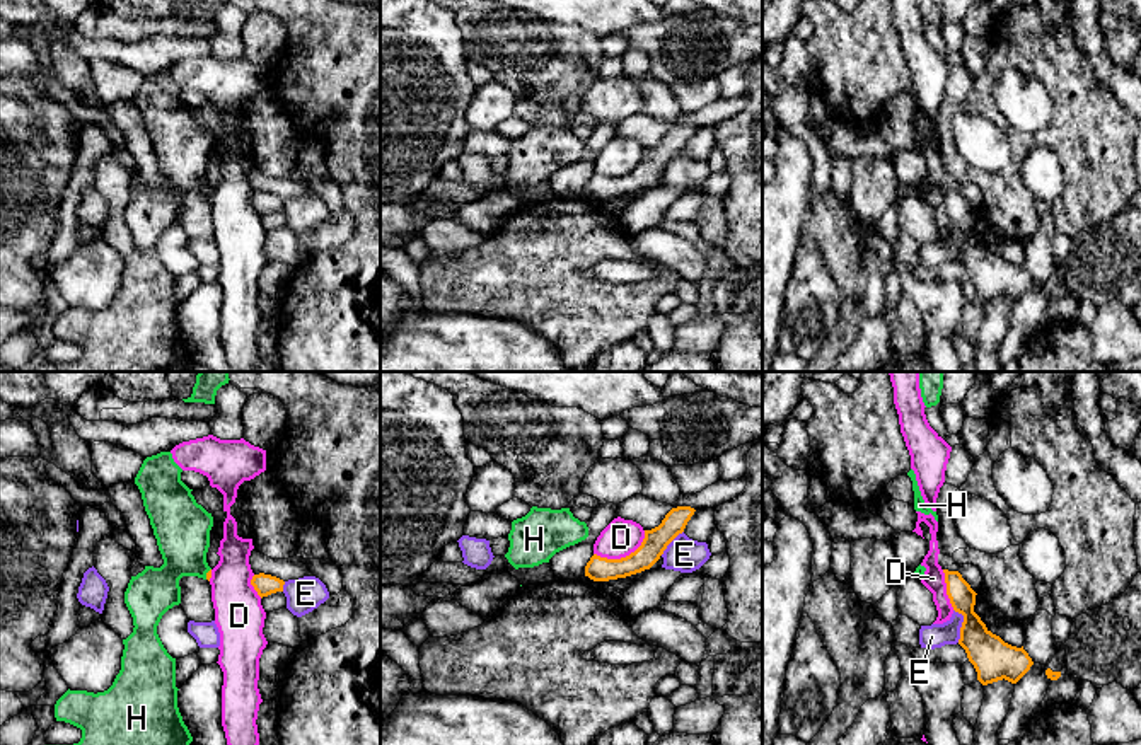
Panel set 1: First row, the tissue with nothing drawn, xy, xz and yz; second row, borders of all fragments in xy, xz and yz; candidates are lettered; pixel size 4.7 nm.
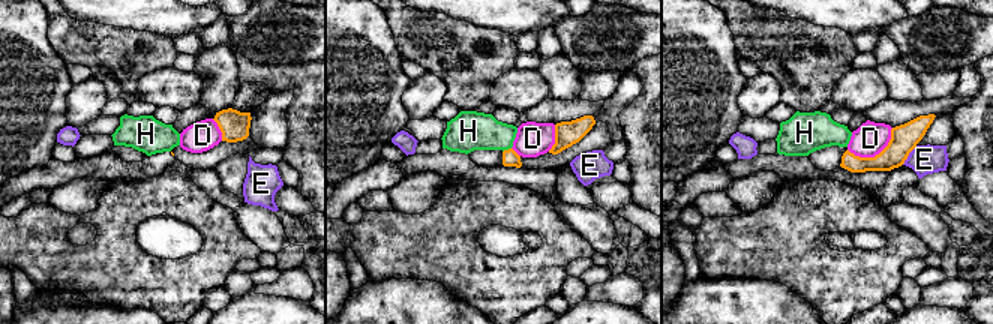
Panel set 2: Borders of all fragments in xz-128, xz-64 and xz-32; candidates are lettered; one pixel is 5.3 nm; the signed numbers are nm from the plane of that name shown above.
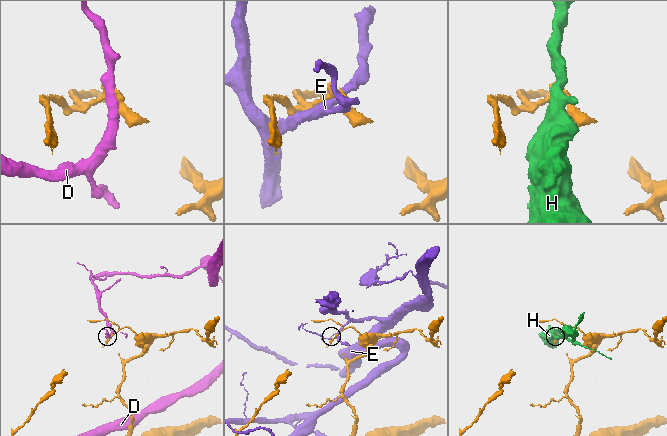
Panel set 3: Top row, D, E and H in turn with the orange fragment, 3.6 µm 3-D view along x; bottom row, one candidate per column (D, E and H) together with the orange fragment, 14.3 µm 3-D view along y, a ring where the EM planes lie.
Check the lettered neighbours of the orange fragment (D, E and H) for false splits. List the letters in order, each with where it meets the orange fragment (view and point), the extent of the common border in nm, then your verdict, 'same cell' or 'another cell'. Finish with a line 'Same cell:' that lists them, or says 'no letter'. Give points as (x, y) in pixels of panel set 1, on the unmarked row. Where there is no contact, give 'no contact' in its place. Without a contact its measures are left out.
D: contact xz (623, 176); length 280 nm; another cell
E: contact yz (962, 242); length 160 nm; another cell
H: contact xy (207, 191); length 60 nm; another cell
Same cell: no letter

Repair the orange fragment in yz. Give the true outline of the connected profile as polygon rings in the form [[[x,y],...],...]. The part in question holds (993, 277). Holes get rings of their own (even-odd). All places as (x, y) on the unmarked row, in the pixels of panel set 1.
[[[959,189],[945,191],[947,213],[955,230],[964,234],[959,263],[965,268],[969,280],[977,290],[982,303],[1008,298],[1016,302],[1034,283],[1028,271],[1005,261],[993,252],[974,230],[976,210]]]

